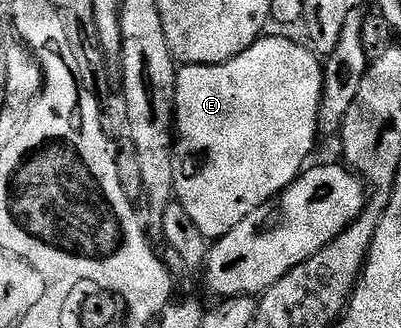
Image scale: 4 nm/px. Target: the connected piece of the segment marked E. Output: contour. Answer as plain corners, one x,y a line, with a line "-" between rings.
263,36
232,60
215,66
183,65
177,71
174,108
180,168
175,172
174,192
181,213
192,216
192,224
207,240
232,232
240,220
277,198
311,161
314,141
320,138
324,66
313,49
303,46
290,38

